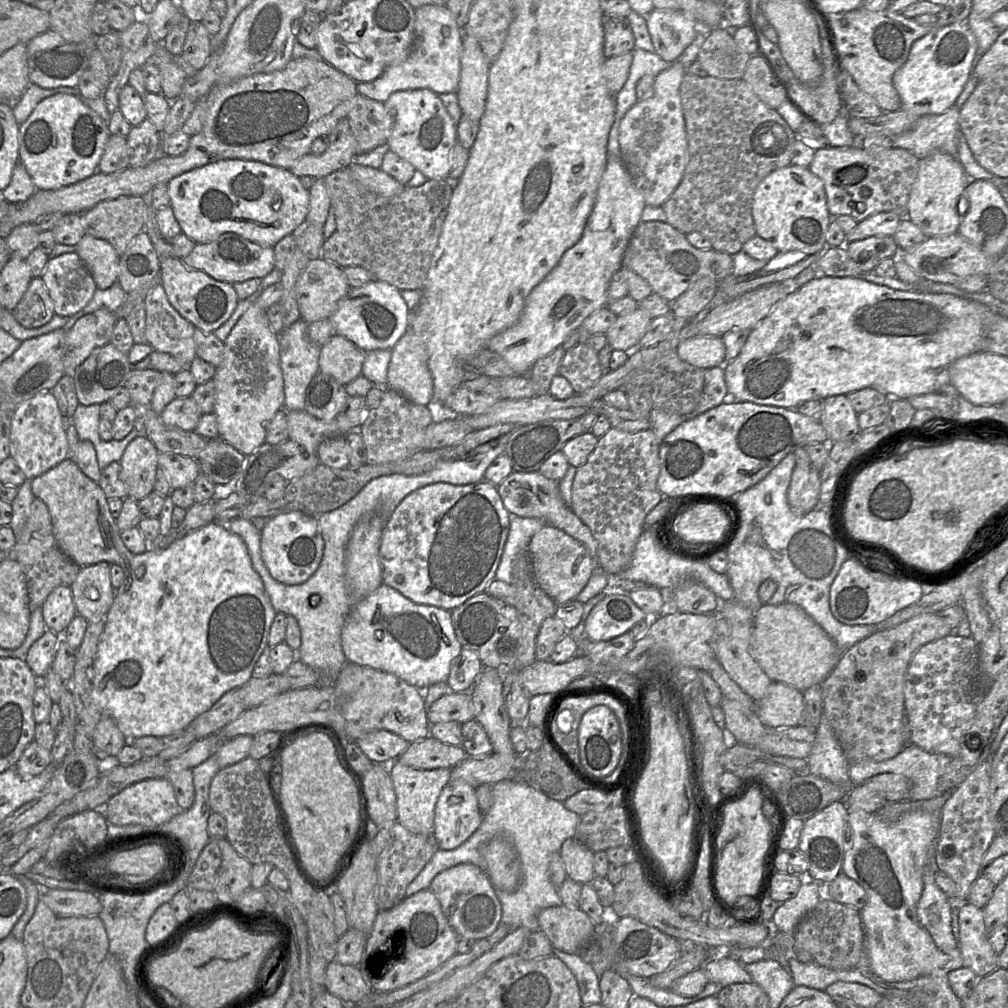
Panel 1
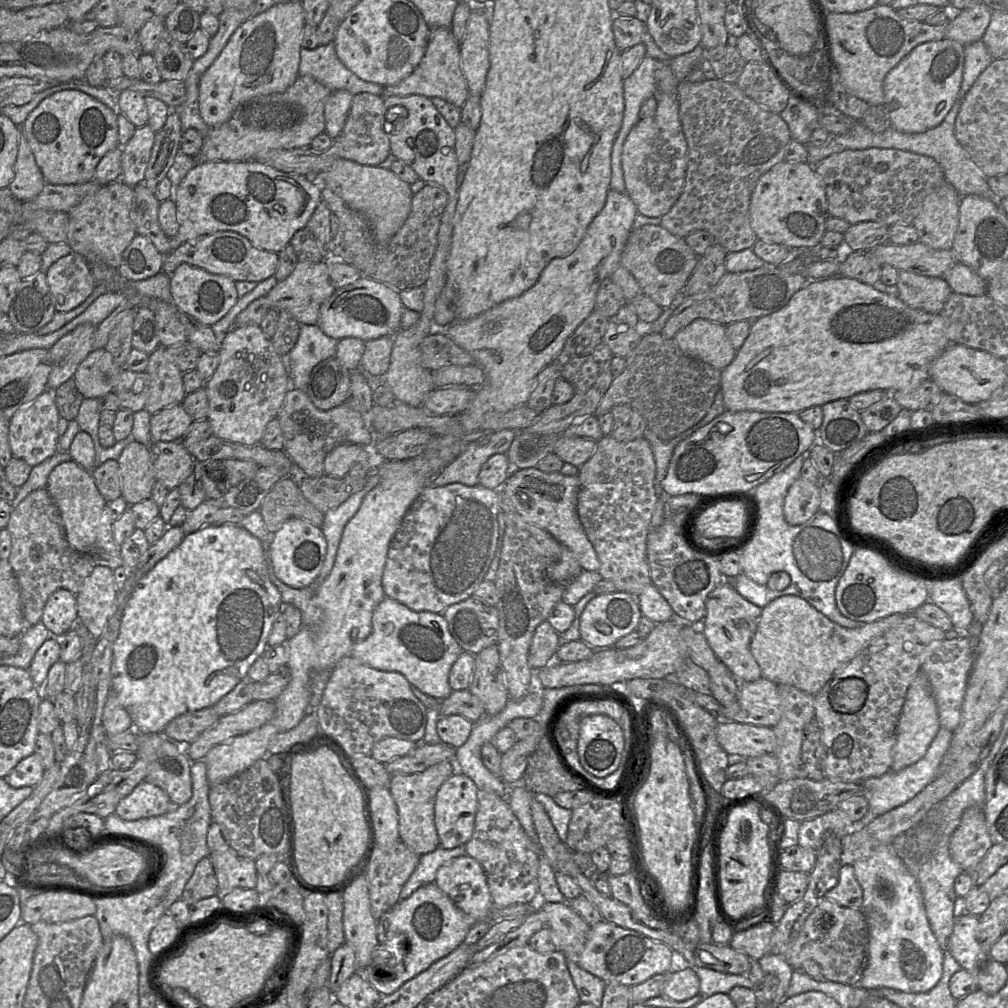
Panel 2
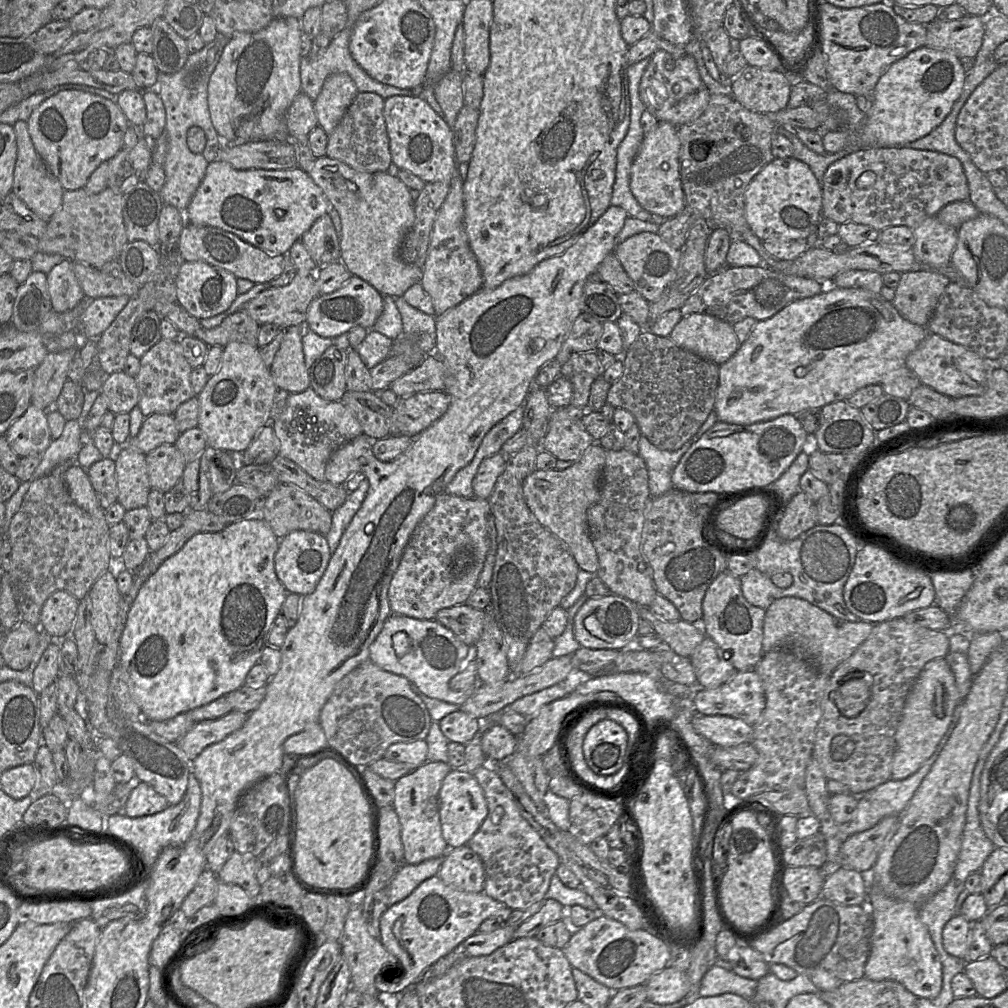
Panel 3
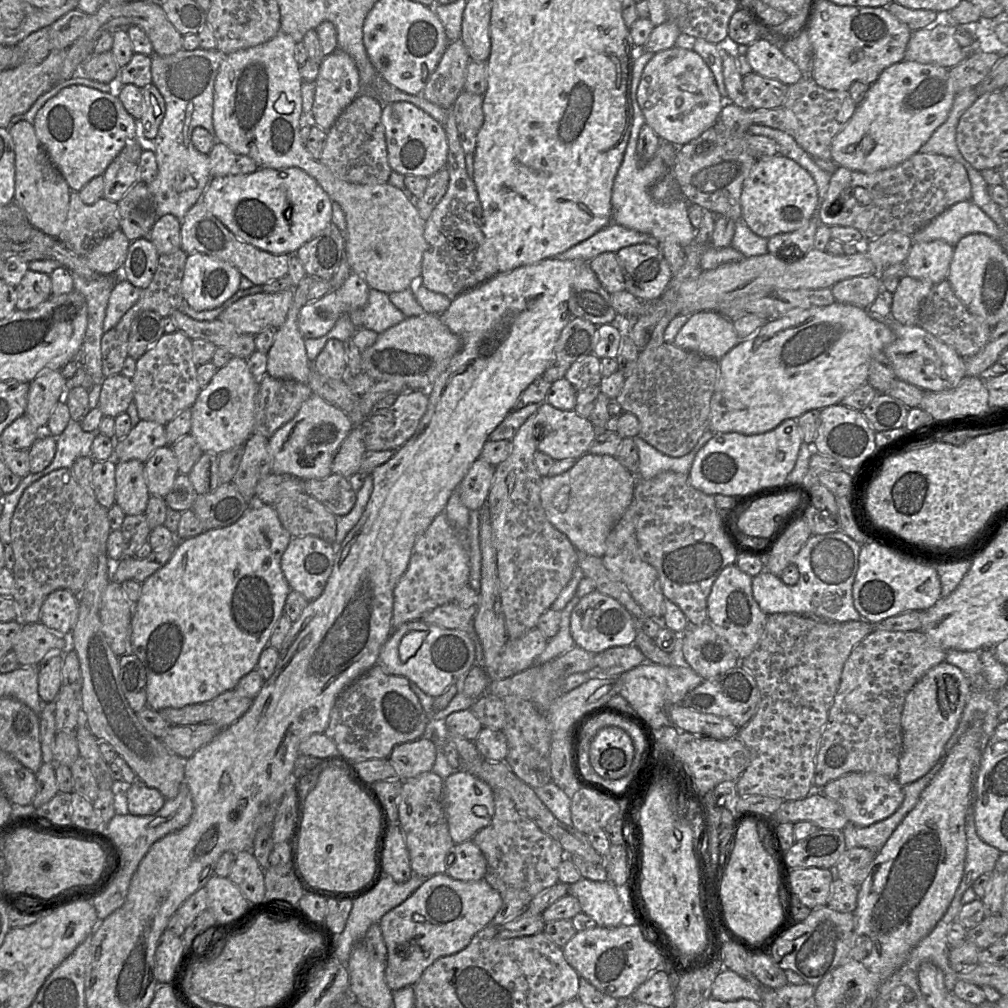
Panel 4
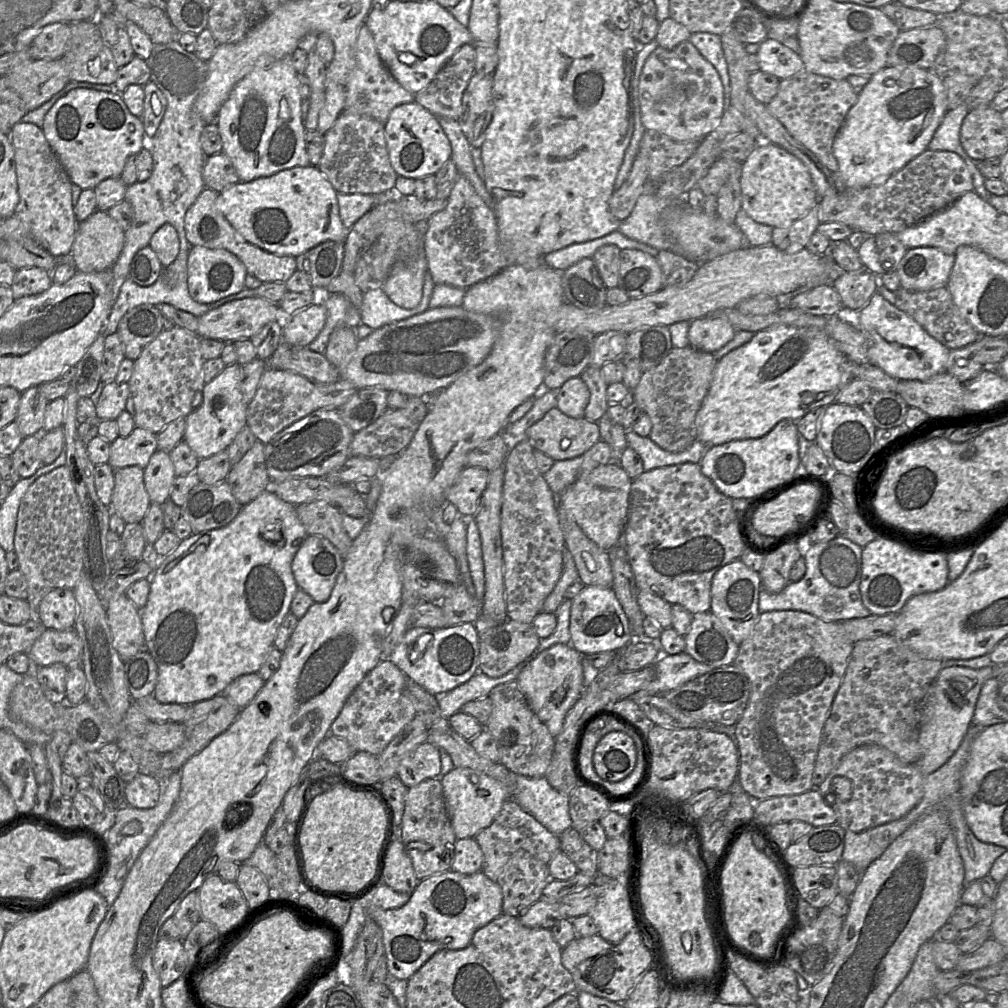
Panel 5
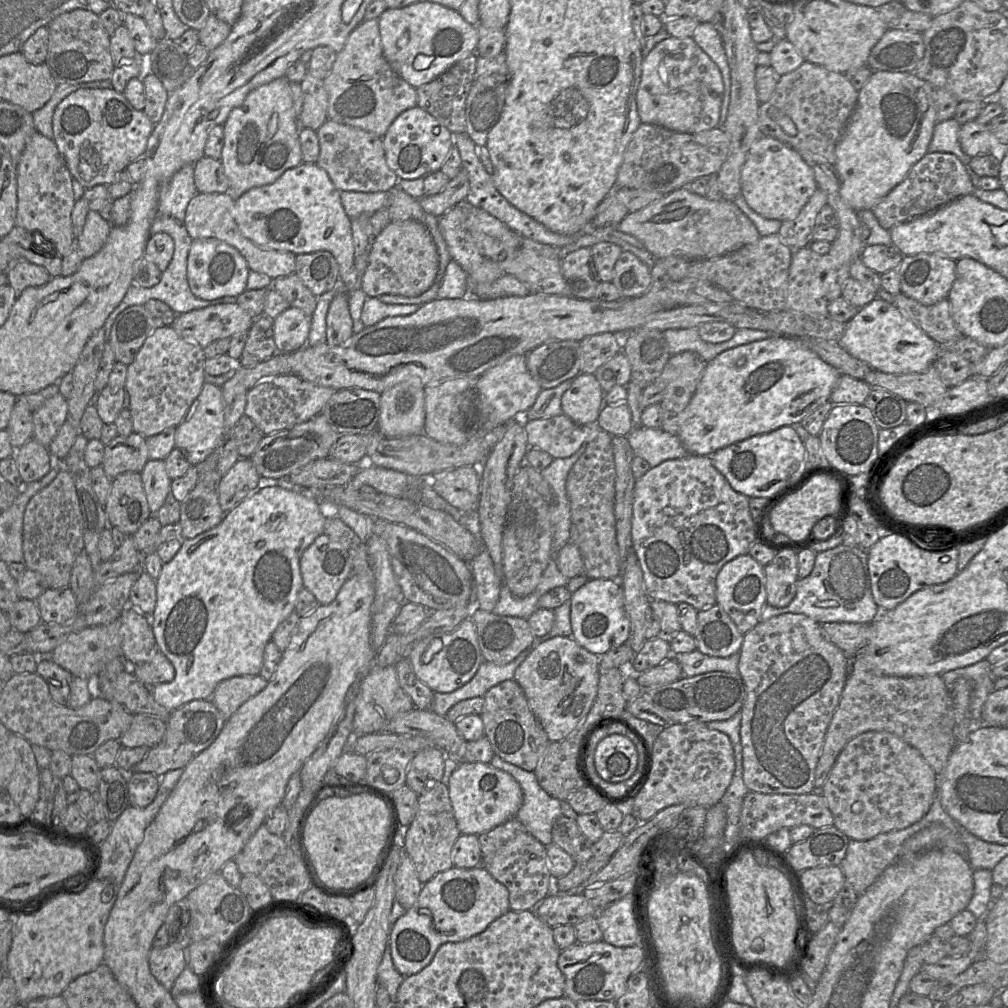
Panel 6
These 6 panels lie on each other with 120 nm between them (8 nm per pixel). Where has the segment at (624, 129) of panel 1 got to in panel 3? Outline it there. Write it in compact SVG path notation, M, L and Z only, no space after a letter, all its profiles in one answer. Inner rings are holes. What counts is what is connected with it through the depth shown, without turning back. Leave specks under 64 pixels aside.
M659 121L652 130L644 134L631 166L630 189L639 204L646 211L656 216L669 218L683 210L685 207L685 195L680 176L680 139L677 126L669 122Z

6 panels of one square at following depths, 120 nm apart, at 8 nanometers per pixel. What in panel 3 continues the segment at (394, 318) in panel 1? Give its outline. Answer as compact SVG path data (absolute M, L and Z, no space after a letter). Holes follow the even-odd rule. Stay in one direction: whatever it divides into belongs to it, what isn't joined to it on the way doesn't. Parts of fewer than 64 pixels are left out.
M354 275L336 291L317 295L307 310L306 329L321 337L336 337L348 333L355 326L372 329L383 311L383 295L371 284Z

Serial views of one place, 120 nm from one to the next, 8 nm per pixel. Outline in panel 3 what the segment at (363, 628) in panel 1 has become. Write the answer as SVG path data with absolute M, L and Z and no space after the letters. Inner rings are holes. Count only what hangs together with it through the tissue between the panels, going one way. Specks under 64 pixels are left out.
M391 614L386 619L382 630L369 647L369 661L381 669L405 677L430 698L439 699L458 706L461 706L469 698L473 692L473 688L454 691L449 687L449 681L461 671L469 659L469 646L461 642L450 629L435 619L420 620L396 614Z

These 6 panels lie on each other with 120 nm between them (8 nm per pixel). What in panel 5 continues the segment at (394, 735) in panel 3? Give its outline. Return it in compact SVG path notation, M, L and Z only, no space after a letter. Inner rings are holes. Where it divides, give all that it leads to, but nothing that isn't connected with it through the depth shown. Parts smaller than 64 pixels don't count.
M382 657L350 694L332 723L330 734L347 741L355 752L380 755L417 714L412 701L404 694L405 685L405 674L388 658Z

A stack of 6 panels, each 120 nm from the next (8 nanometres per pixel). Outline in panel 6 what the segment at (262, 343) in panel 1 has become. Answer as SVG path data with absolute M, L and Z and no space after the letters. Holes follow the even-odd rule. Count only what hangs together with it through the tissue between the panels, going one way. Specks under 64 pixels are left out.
M205 382L186 417L176 427L175 447L183 453L191 466L198 466L217 447L223 446L224 442L225 427L221 387Z

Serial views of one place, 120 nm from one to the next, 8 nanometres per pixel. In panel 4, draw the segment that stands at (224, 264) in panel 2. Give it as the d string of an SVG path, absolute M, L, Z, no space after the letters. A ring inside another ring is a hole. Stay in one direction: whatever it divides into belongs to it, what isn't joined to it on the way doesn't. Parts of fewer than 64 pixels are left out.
M202 199L197 200L186 213L180 226L180 237L180 248L186 254L202 253L228 262L254 285L264 285L288 274L290 255L272 254L240 240L207 210Z

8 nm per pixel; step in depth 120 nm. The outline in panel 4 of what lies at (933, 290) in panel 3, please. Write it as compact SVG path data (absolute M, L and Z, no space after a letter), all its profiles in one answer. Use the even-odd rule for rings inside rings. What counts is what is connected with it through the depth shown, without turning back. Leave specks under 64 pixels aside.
M908 275L900 278L897 290L894 292L891 305L892 316L905 325L917 325L920 304L928 295L934 283Z

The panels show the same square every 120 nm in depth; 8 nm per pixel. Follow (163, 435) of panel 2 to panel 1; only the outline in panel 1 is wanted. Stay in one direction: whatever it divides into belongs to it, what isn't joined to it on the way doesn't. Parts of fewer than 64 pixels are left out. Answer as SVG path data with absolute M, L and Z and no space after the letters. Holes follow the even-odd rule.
M191 397L175 398L159 414L161 421L169 427L194 431L202 413Z

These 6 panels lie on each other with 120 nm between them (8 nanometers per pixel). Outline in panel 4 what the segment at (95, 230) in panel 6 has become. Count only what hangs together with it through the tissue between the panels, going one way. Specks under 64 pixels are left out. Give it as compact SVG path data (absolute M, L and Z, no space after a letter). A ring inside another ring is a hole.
M118 229L95 244L84 258L99 275L120 275L129 245L129 239Z

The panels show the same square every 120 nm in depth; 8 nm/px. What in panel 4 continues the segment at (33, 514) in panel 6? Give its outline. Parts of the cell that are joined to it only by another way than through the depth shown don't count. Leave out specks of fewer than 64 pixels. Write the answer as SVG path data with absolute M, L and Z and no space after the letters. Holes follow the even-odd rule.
M59 468L29 485L23 492L13 513L10 534L15 565L14 599L19 606L19 618L22 623L40 621L40 609L47 596L57 589L66 589L78 598L83 592L88 578L93 556L99 549L107 551L107 541L111 527L108 509L96 498L88 496L77 482L71 468Z

